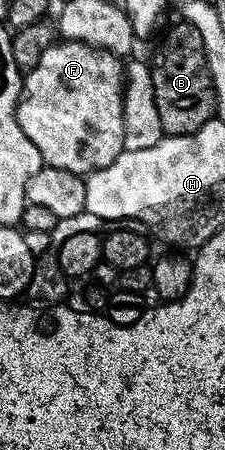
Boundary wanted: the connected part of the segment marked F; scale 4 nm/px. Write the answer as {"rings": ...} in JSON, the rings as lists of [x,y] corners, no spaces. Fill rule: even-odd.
{"rings":[[[54,42],[35,69],[24,72],[21,99],[17,102],[17,120],[31,137],[42,160],[55,169],[67,169],[79,176],[103,169],[125,150],[123,145],[123,97],[125,96],[125,68],[122,60],[110,51],[100,51],[86,43]]]}

